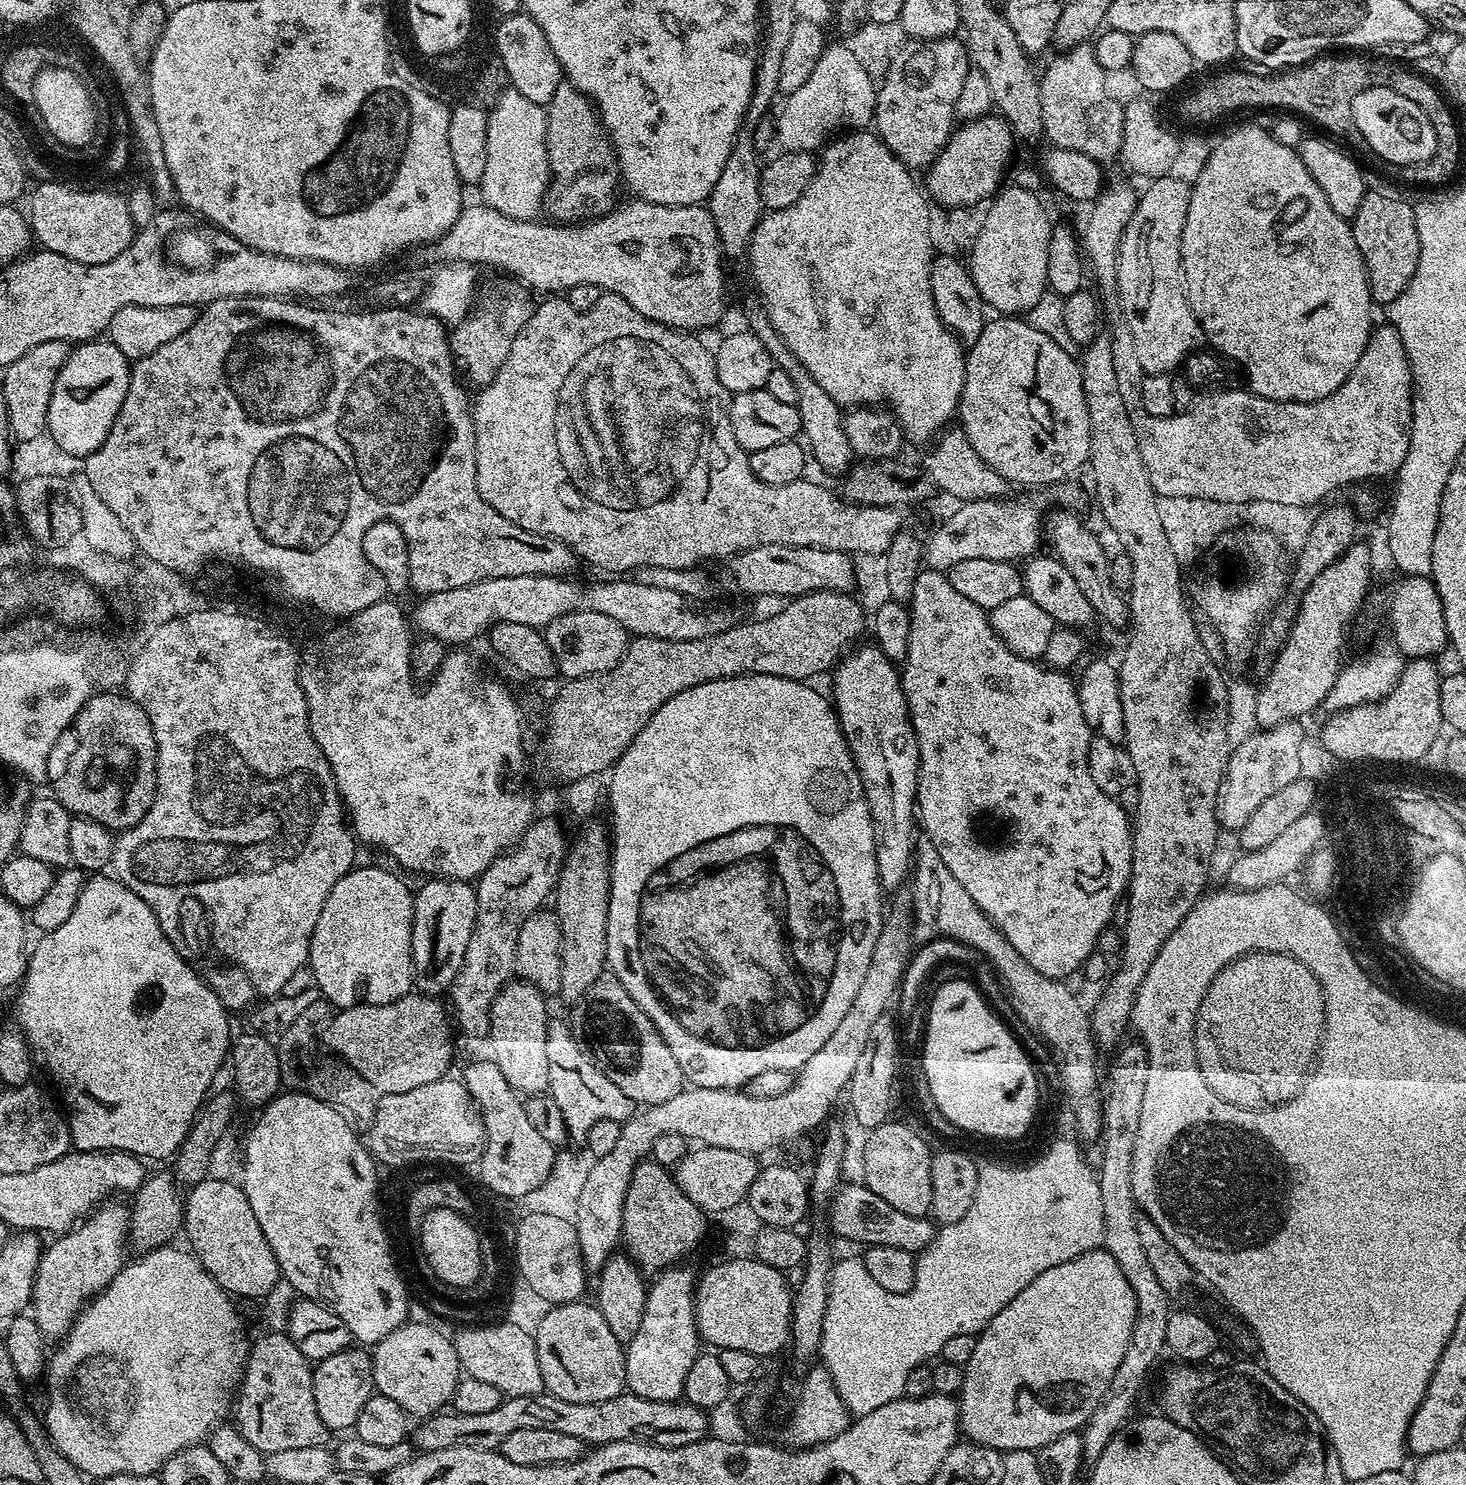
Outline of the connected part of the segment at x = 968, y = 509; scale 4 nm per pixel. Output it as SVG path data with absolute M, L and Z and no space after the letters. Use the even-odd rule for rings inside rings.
M1020 496L1017 500L1012 500L1013 498L1001 498L999 500L969 500L967 502L961 503L960 508L956 513L953 514L949 520L944 520L936 528L936 533L932 537L927 537L926 540L926 564L929 569L947 573L949 568L958 566L958 562L962 562L966 558L994 558L995 560L1006 560L1009 562L1020 562L1029 556L1037 555L1038 549L1036 548L1039 544L1042 544L1042 512L1040 516L1040 504L1036 500L1031 500L1028 496Z

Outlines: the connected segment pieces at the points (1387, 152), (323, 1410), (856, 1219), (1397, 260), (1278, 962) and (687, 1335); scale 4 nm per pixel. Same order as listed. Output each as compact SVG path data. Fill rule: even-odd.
M1377 86L1362 90L1352 103L1352 121L1358 130L1361 141L1376 156L1381 156L1391 166L1407 166L1426 162L1436 149L1434 126L1430 126L1430 118L1410 102L1410 98L1402 98L1393 88Z
M349 1346L338 1354L330 1354L330 1358L315 1361L312 1385L314 1406L321 1422L333 1433L340 1432L343 1428L355 1429L358 1414L362 1414L362 1406L366 1406L366 1402L374 1394L371 1355L363 1347Z
M845 1183L833 1196L826 1219L844 1240L853 1240L854 1243L860 1244L859 1246L897 1248L913 1254L923 1252L938 1231L937 1225L928 1216L911 1216L902 1214L902 1210L894 1210L890 1202L878 1198L878 1194L874 1194L874 1190L870 1190L867 1184Z
M1368 190L1362 198L1362 206L1358 206L1358 214L1350 223L1354 242L1358 242L1358 250L1364 259L1373 305L1387 306L1402 294L1402 290L1406 290L1418 266L1420 247L1415 207L1396 196Z
M1250 952L1247 956L1239 956L1238 959L1227 964L1224 969L1210 982L1210 986L1204 995L1202 1006L1196 1015L1196 1061L1202 1070L1202 1078L1206 1078L1206 1086L1218 1094L1226 1102L1230 1102L1239 1108L1253 1110L1262 1107L1264 1103L1271 1103L1275 1100L1282 1100L1286 1096L1291 1096L1295 1092L1294 1078L1300 1078L1304 1066L1308 1063L1312 1048L1315 1048L1316 1033L1324 1028L1324 995L1322 986L1318 978L1302 962L1298 962L1292 956L1287 956L1281 952Z
M673 1266L664 1269L651 1281L648 1288L648 1297L642 1310L642 1322L638 1325L638 1330L634 1338L626 1346L624 1353L624 1369L626 1378L624 1379L627 1391L633 1392L635 1396L650 1398L654 1402L679 1401L684 1395L684 1383L686 1374L690 1366L694 1366L694 1358L698 1358L702 1351L702 1341L700 1332L696 1328L696 1281L697 1273L691 1272L685 1266Z

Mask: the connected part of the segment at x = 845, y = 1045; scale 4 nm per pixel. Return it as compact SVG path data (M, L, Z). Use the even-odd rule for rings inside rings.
M907 899L898 901L890 908L870 958L870 970L866 970L866 978L862 986L858 986L858 994L850 1010L846 1010L846 1018L842 1018L834 1034L830 1034L822 1050L813 1054L810 1062L806 1062L795 1073L786 1094L777 1094L775 1098L754 1098L744 1090L688 1086L674 1094L670 1102L641 1107L629 1120L621 1123L622 1134L618 1137L618 1143L614 1150L610 1150L610 1154L596 1157L579 1197L574 1223L584 1266L589 1273L599 1273L603 1264L617 1251L624 1230L622 1210L630 1178L637 1164L651 1153L654 1142L662 1138L662 1134L682 1134L700 1146L761 1154L779 1144L788 1144L806 1132L814 1131L816 1127L819 1129L829 1119L827 1116L831 1114L836 1099L845 1095L852 1081L854 1066L858 1066L858 1058L862 1058L862 1049L866 1047L874 1022L878 1022L878 1018L889 1011L888 1003L891 1000L893 1003L900 982L904 979L904 972L914 951L912 936L908 933L908 927L913 927L913 924L914 916Z

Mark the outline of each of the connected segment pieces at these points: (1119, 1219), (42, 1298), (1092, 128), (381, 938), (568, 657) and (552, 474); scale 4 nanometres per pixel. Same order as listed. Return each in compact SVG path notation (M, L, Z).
M1139 1042L1128 1044L1116 1056L1112 1064L1112 1073L1106 1076L1106 1095L1102 1100L1102 1141L1104 1153L1100 1156L1100 1189L1098 1195L1102 1204L1102 1226L1104 1241L1102 1247L1111 1254L1114 1262L1126 1274L1126 1282L1130 1282L1130 1290L1136 1295L1136 1317L1134 1330L1130 1334L1130 1346L1126 1346L1126 1354L1118 1370L1114 1370L1114 1378L1110 1378L1110 1386L1098 1402L1094 1414L1084 1424L1085 1461L1094 1462L1106 1450L1106 1446L1118 1433L1125 1431L1126 1425L1133 1419L1132 1410L1140 1387L1148 1376L1148 1371L1156 1364L1160 1355L1165 1355L1166 1322L1170 1311L1170 1298L1162 1285L1158 1283L1158 1274L1146 1262L1146 1253L1142 1250L1138 1239L1136 1218L1138 1205L1132 1197L1132 1162L1134 1160L1134 1138L1138 1138L1138 1121L1142 1118L1142 1097L1146 1095L1146 1074L1149 1073L1148 1052Z
M112 1198L93 1208L83 1220L77 1223L75 1228L57 1235L53 1239L56 1241L49 1248L47 1245L40 1253L38 1270L32 1287L30 1315L34 1318L34 1322L38 1322L38 1330L42 1330L42 1334L49 1341L59 1341L76 1321L76 1317L80 1315L85 1304L101 1292L124 1268L130 1208L127 1203L119 1204L118 1201L119 1199Z
M1080 42L1054 59L1040 81L1045 139L1053 147L1077 150L1101 164L1119 155L1125 120L1124 106L1106 92L1104 78L1105 70L1098 65L1095 49Z
M353 867L326 894L318 926L310 938L307 967L311 969L315 987L333 1004L333 1009L355 1004L389 1004L409 995L414 988L412 974L412 902L413 889L404 885L403 875L395 876L384 868Z
M593 612L562 614L554 618L554 622L550 622L542 633L556 659L557 673L564 680L577 680L610 670L624 657L630 639L630 634L617 620Z
M601 294L601 296L600 296L600 297L599 297L599 298L598 298L598 302L594 302L594 306L590 306L590 310L586 310L586 311L585 311L585 312L579 312L579 311L578 311L578 310L574 310L574 306L570 306L570 305L569 305L569 304L568 304L568 302L567 302L567 299L564 299L564 298L544 298L544 299L541 299L541 300L544 300L544 301L542 301L542 302L541 302L541 304L540 304L540 301L539 301L539 303L537 303L537 304L536 304L536 305L535 305L535 307L533 307L533 309L532 309L532 317L530 317L530 319L529 319L529 320L528 320L528 321L527 321L527 322L526 322L526 326L522 326L522 330L518 330L518 334L517 334L517 336L516 336L516 337L515 337L515 338L514 338L514 340L513 340L513 342L512 342L512 344L511 344L511 346L510 346L510 352L509 352L509 354L508 354L508 355L507 355L507 356L506 356L506 360L505 360L505 361L504 361L504 362L502 362L502 364L501 364L501 368L500 368L500 369L499 369L499 370L498 370L498 372L497 372L497 376L496 376L496 377L494 377L494 378L493 378L493 380L492 380L492 381L491 381L491 382L489 382L489 384L488 384L488 385L486 385L486 386L484 386L484 387L481 387L481 388L480 388L480 389L479 389L479 392L478 392L478 394L480 394L480 397L478 397L478 398L477 398L477 400L476 400L476 397L475 397L475 400L474 400L474 407L473 407L473 408L472 408L472 409L471 409L471 414L472 414L472 422L473 422L473 424L475 424L475 426L476 426L476 485L477 485L477 486L478 486L478 494L482 494L482 498L483 498L483 499L484 499L484 501L486 501L486 502L487 502L487 504L489 504L489 506L490 506L490 507L491 507L491 508L493 508L493 509L494 509L494 510L498 510L498 514L502 514L502 518L506 518L506 519L507 519L507 520L509 520L509 521L510 521L510 522L514 522L514 526L522 526L522 530L526 530L526 531L527 531L527 532L533 532L533 533L534 533L534 534L538 534L538 535L539 535L539 536L549 536L549 537L550 537L550 538L554 538L554 539L555 539L555 540L561 540L561 542L563 542L563 544L565 544L565 545L566 545L566 546L570 546L570 547L571 547L571 548L572 548L572 551L573 551L573 552L575 552L575 553L576 553L576 555L577 555L577 557L579 557L579 559L580 559L580 560L581 560L581 561L583 561L583 563L584 563L584 560L585 560L585 562L586 562L586 563L588 563L588 564L593 564L593 566L594 566L594 567L596 567L596 568L601 568L601 570L602 570L602 571L604 571L604 574L628 574L628 573L631 573L631 571L632 571L632 569L633 569L633 568L641 568L641 567L642 567L642 566L662 566L662 567L663 567L663 568L695 568L695 567L697 567L697 565L699 565L699 564L700 564L700 563L701 563L701 562L700 562L700 561L699 561L699 560L721 560L721 562L724 562L724 561L727 561L727 560L728 560L728 559L729 559L729 558L731 558L731 557L734 557L734 556L737 556L737 554L739 554L739 553L740 553L740 552L745 552L745 551L746 551L746 550L750 550L750 549L751 549L751 548L757 548L757 547L758 547L758 546L770 546L770 545L771 545L771 544L781 544L781 545L782 545L782 546L794 546L794 547L795 547L795 548L821 548L821 549L822 549L822 550L834 550L834 551L835 551L835 552L847 552L847 553L849 553L849 554L857 554L857 553L856 553L856 552L861 552L861 554L862 554L862 555L864 555L864 556L876 556L876 558L880 558L880 557L883 557L883 555L884 555L884 553L885 553L885 552L887 552L887 551L888 551L888 547L889 547L889 546L890 546L890 542L891 542L891 541L892 541L892 539L893 539L893 538L894 538L894 537L896 537L896 536L897 536L897 535L898 535L898 534L899 534L899 533L900 533L900 531L901 531L901 530L902 530L902 524L900 524L900 515L902 515L902 512L901 512L901 509L899 509L899 508L883 508L883 507L882 507L882 506L866 506L866 505L865 505L865 504L849 504L849 503L848 503L848 501L847 501L847 500L845 500L845 499L843 499L843 498L841 498L841 497L840 497L840 496L839 496L839 495L837 495L837 493L836 493L836 496L837 496L837 497L836 497L836 496L835 496L835 494L834 494L834 493L832 493L832 492L831 492L831 490L830 490L830 489L828 489L828 488L823 488L823 486L822 486L822 485L820 485L820 484L815 484L815 482L814 482L814 481L812 481L812 480L811 480L811 478L805 478L805 479L803 479L803 480L795 480L795 481L794 481L794 482L786 482L786 483L785 483L785 484L783 484L783 485L782 485L782 486L774 486L774 485L773 485L773 484L771 484L771 483L770 483L770 482L762 482L762 481L761 481L761 480L759 480L759 478L757 478L757 477L756 477L756 475L755 475L755 474L754 474L754 470L750 470L750 462L749 462L749 461L748 461L748 453L747 453L747 452L744 452L744 451L743 451L743 450L742 450L742 446L738 446L738 442L737 442L737 441L736 441L736 439L735 439L735 438L734 438L734 434L733 434L733 433L732 433L732 431L731 431L731 430L730 430L730 418L729 418L729 417L728 417L728 406L729 406L729 403L730 403L730 393L728 393L728 392L727 392L727 391L726 391L726 389L725 389L725 388L724 388L724 387L723 387L723 386L722 386L722 382L718 382L718 374L717 374L717 373L716 373L716 357L715 357L715 355L713 355L713 353L712 353L712 352L711 352L711 351L710 351L710 348L707 348L707 346L706 346L706 345L704 345L704 344L703 344L703 342L702 342L702 341L700 341L700 340L696 340L696 339L700 339L700 338L697 338L697 337L696 337L696 336L695 336L695 335L692 335L692 334L689 334L689 333L687 333L687 332L682 332L682 331L679 331L679 330L673 330L673 329L671 329L671 328L668 328L668 327L666 327L666 326L665 326L665 325L664 325L664 324L659 324L659 323L658 323L658 322L654 322L654 321L653 321L653 320L651 320L651 319L650 319L650 318L646 318L646 317L645 317L645 316L643 316L643 315L642 315L642 314L638 314L638 310L636 310L636 309L635 309L635 308L634 308L634 306L630 306L630 302L626 302L626 298L622 298L622 297L621 297L621 296L614 296L614 295L611 295L611 294Z

